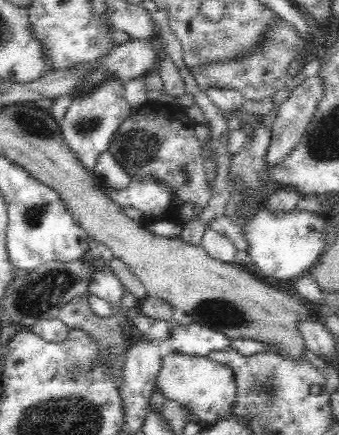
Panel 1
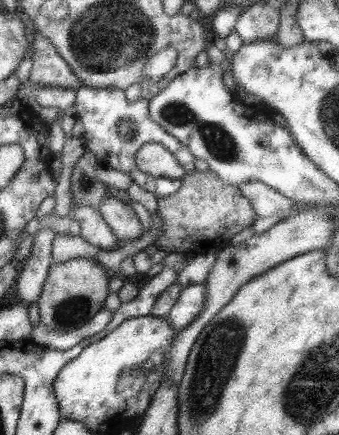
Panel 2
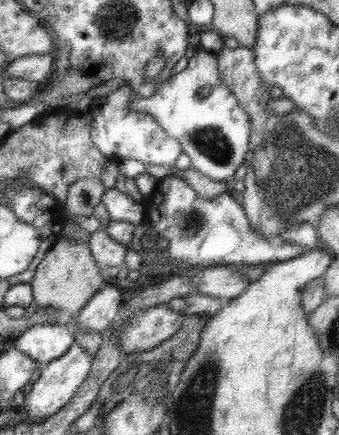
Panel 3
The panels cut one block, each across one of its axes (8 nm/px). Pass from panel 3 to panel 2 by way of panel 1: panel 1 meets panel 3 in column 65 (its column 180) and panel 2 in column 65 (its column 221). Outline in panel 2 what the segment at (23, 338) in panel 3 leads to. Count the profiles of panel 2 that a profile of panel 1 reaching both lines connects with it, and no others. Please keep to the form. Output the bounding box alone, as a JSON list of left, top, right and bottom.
[29,310,113,350]

